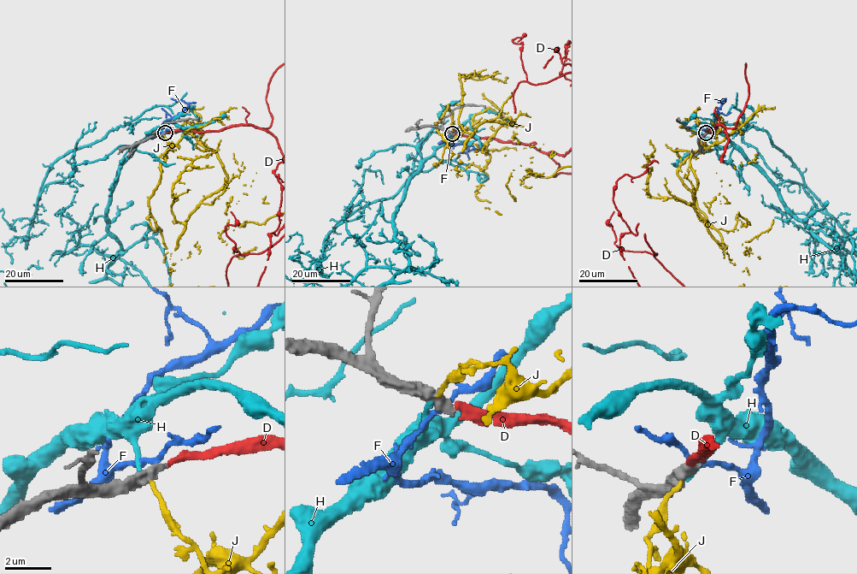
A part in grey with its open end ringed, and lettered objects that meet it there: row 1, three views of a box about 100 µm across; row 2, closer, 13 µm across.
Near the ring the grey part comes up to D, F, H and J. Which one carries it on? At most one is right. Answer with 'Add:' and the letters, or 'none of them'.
Add: D

